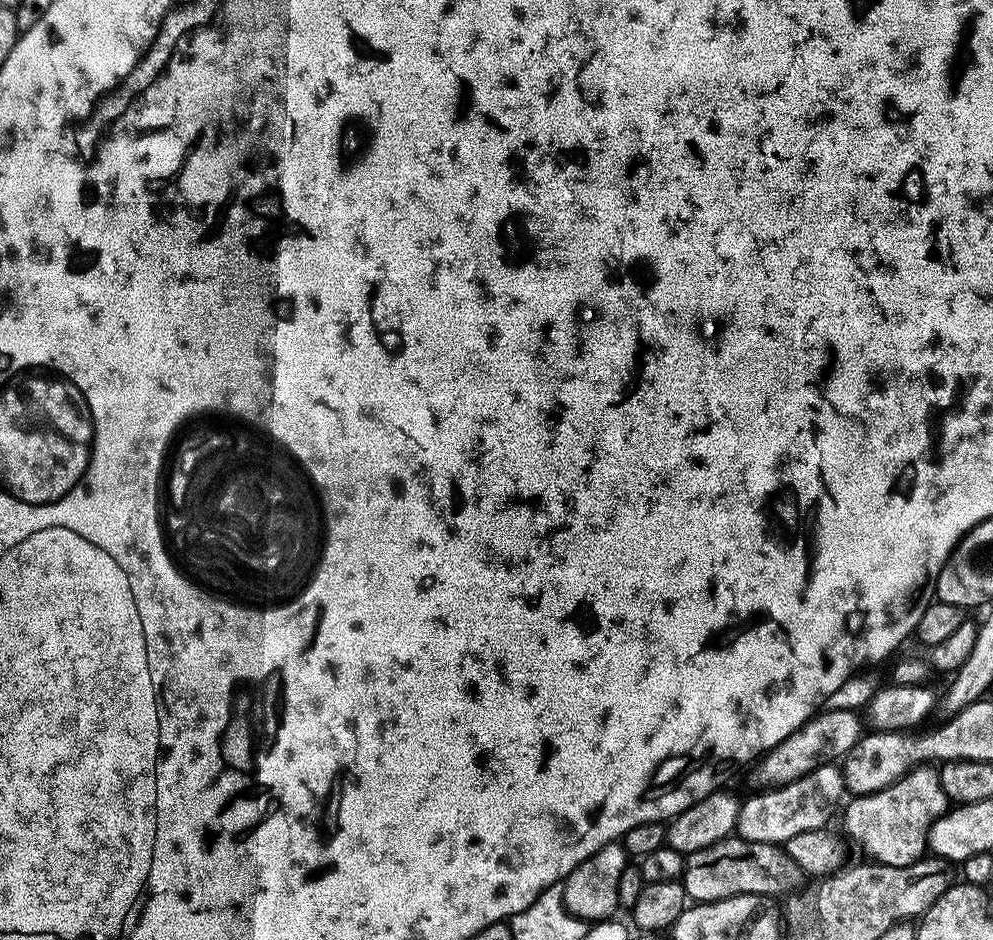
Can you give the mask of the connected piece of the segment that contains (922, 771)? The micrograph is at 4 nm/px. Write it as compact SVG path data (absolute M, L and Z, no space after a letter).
M917 766L899 780L895 780L890 786L865 796L852 796L849 801L848 809L844 812L845 830L843 829L843 831L849 837L852 835L858 843L862 844L865 850L872 855L869 857L875 863L886 866L910 866L914 862L925 859L930 848L928 835L935 826L936 820L944 815L950 807L946 790L942 788L939 771L932 766Z

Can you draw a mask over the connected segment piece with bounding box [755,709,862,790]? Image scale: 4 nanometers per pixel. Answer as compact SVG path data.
M846 709L834 710L833 712L824 710L813 716L804 727L799 728L794 734L790 734L790 738L782 741L784 748L780 747L780 745L774 746L769 752L765 752L760 757L758 762L763 764L764 768L760 766L760 772L755 772L756 780L760 780L756 788L767 790L782 784L789 784L798 778L802 778L806 773L813 772L814 769L820 767L822 764L839 761L860 741L862 729L860 729L860 720L858 717L860 716L855 711L848 711Z

